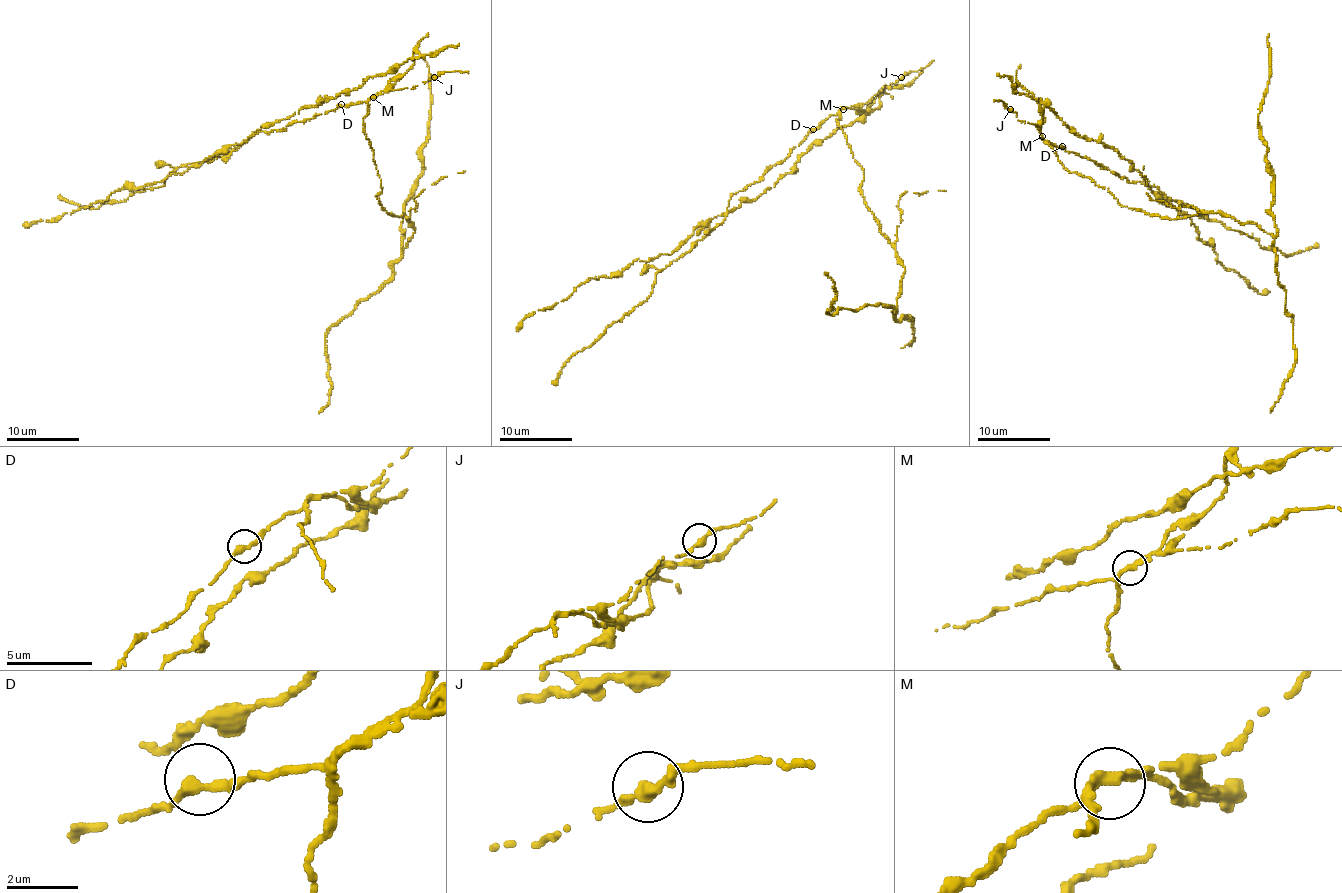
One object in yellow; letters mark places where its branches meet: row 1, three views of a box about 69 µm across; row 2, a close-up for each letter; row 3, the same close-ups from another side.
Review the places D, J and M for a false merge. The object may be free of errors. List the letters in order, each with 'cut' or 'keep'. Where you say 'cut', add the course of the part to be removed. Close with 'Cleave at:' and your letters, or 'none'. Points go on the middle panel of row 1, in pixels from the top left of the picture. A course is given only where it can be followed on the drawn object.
D: keep
J: keep
M: cut; foreign part runs (844, 109), (870, 112), (885, 88), (778, 182), (702, 223), (670, 255), (588, 278), (516, 331)
Cleave at: M

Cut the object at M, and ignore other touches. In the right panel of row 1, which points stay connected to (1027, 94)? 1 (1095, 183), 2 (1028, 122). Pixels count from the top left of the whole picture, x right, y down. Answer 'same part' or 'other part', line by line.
1: same part
2: other part

